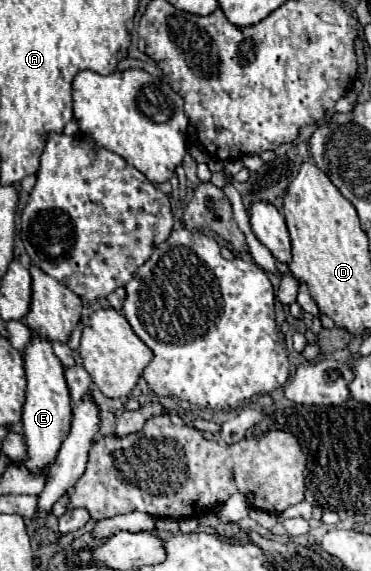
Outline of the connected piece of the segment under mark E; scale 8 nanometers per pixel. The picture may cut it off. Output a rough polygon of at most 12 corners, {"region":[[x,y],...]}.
{"region":[[51,340],[25,348],[27,468],[53,464],[71,396]]}

